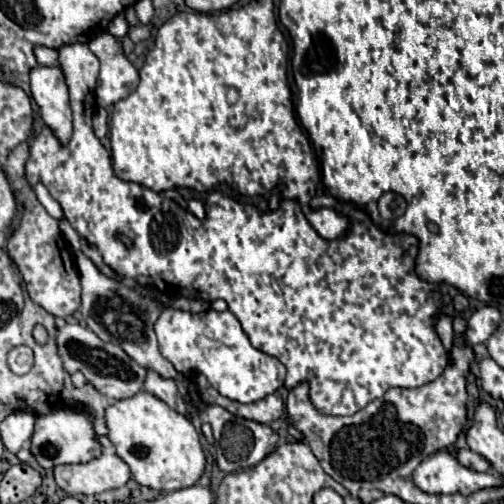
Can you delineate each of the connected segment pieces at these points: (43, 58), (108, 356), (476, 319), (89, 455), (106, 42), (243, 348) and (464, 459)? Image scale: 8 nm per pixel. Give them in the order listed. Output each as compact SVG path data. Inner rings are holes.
M36 48L36 60L40 66L54 66L56 64L56 50L48 48Z
M64 324L62 328L58 328L56 348L58 348L58 356L62 358L64 370L68 374L82 372L86 376L86 382L92 384L108 400L128 398L128 396L136 394L138 390L142 390L144 368L138 366L136 362L132 362L132 358L128 358L128 354L124 350L120 350L120 346L102 342L92 330L80 326L80 324Z
M484 306L480 310L476 310L470 320L468 320L468 330L466 330L466 338L472 342L472 344L480 344L480 342L486 342L492 332L498 328L502 320L502 314L492 308L492 306Z
M62 408L36 416L34 434L30 438L30 454L34 456L34 462L38 462L40 468L52 470L60 464L90 462L92 458L96 458L96 454L100 454L100 446L94 440L94 428L88 418L76 408Z
M102 32L88 46L100 60L100 74L94 90L96 102L100 106L110 106L132 94L132 90L136 90L138 72L126 58L122 42L110 32Z
M166 306L154 324L154 332L158 334L162 356L170 360L180 374L204 374L208 382L230 400L252 404L284 386L284 364L278 358L256 350L248 342L248 336L244 334L238 318L228 310L204 310L200 314L190 314Z
M462 448L462 450L458 450L456 460L458 460L462 466L466 466L466 468L470 468L470 470L476 470L476 472L488 472L488 470L492 470L490 462L484 460L480 454L472 452L470 448Z

